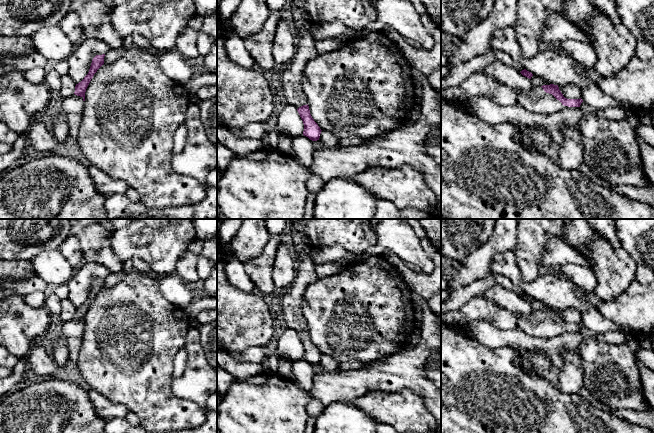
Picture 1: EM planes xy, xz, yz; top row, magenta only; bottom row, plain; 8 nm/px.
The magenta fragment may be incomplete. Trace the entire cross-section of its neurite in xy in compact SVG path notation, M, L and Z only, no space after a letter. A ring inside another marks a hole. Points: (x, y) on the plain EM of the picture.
M105 278L96 279L91 287L88 298L76 308L75 316L67 322L57 325L57 332L65 339L82 338L84 333L85 316L97 294L104 288Z

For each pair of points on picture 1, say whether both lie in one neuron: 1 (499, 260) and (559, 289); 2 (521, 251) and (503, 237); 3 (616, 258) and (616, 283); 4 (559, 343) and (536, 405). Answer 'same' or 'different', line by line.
1: same
2: different
3: same
4: different

